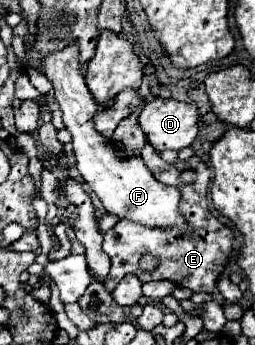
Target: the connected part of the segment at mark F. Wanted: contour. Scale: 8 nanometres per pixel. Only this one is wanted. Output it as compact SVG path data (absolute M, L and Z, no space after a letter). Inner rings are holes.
M72 44L56 54L50 54L42 58L44 74L54 86L56 100L64 112L64 124L66 130L72 134L72 146L76 154L76 166L82 174L84 182L94 190L94 194L100 198L104 208L110 214L116 214L118 218L128 218L144 226L158 226L158 228L178 228L188 230L186 220L178 212L180 192L178 188L166 186L152 178L150 170L144 166L140 156L132 156L128 160L122 160L118 156L118 150L114 142L102 142L102 134L94 130L92 116L98 110L96 100L92 98L80 64L78 64L78 44Z

